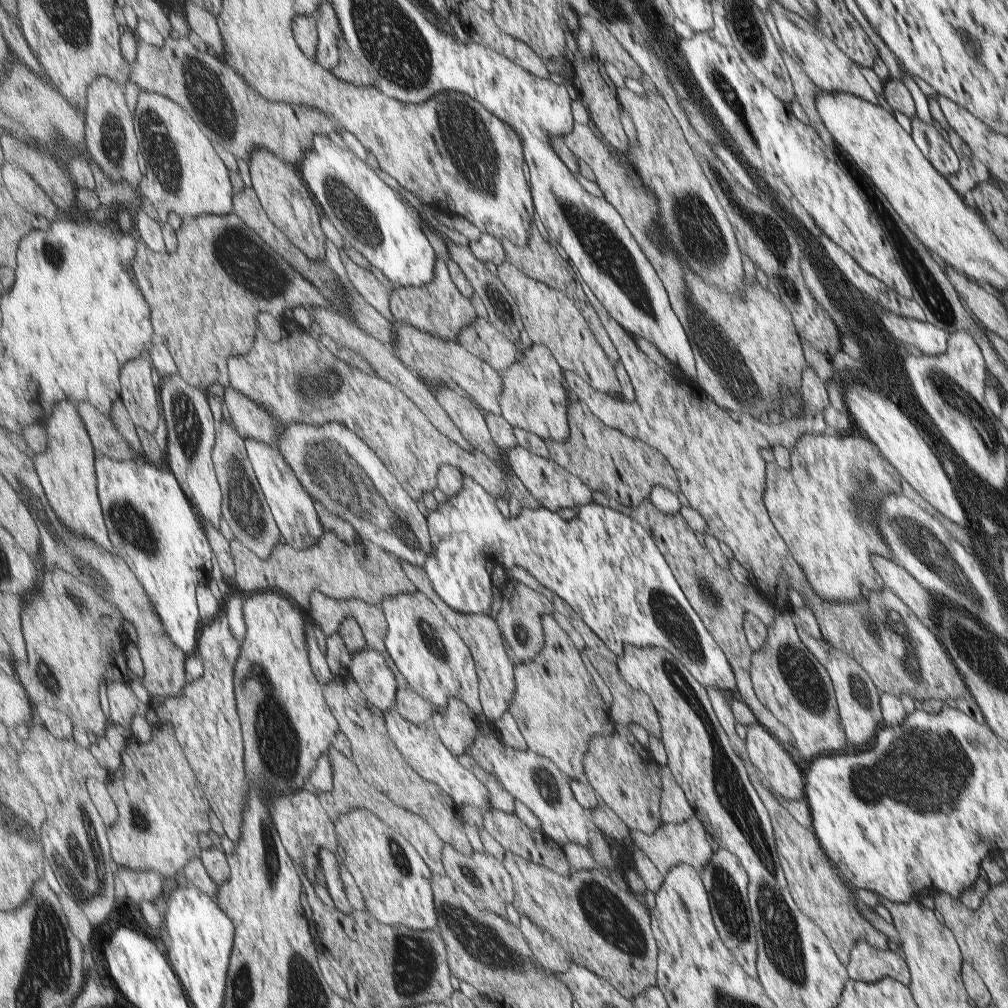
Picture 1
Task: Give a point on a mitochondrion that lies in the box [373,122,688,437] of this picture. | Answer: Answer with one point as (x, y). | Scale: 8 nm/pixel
(605, 251)

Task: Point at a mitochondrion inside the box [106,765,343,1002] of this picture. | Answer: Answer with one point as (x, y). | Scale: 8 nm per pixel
(273, 853)

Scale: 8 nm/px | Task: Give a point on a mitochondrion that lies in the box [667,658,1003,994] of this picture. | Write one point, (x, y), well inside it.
(928, 771)

